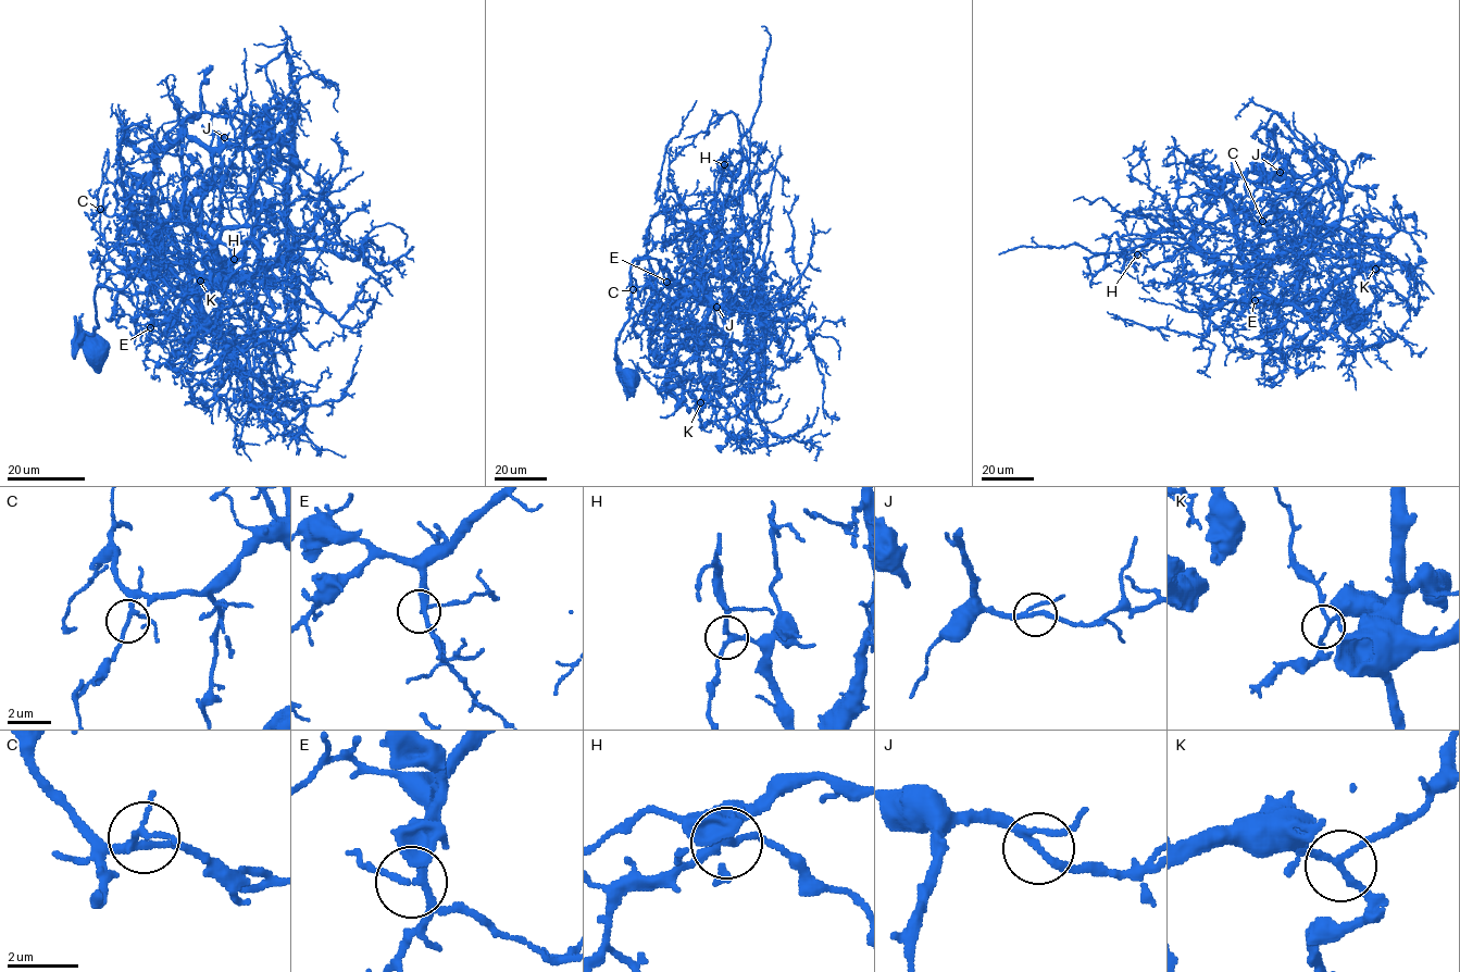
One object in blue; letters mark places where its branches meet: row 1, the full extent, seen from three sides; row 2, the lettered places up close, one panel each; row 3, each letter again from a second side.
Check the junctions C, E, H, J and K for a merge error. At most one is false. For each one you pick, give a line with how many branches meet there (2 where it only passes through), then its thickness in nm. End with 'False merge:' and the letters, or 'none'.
False merge: none

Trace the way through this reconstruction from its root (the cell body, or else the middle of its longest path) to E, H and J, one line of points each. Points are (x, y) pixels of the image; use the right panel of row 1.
E: (1351, 316), (1337, 306), (1314, 320), (1264, 296), (1232, 274), (1249, 253), (1256, 275), (1268, 274), (1255, 300)
H: (1351, 316), (1337, 306), (1314, 320), (1232, 274), (1239, 257), (1255, 253), (1255, 274), (1187, 244), (1137, 254)
J: (1351, 316), (1337, 306), (1314, 320), (1232, 274), (1255, 253), (1264, 276), (1294, 236), (1272, 210), (1280, 172)

